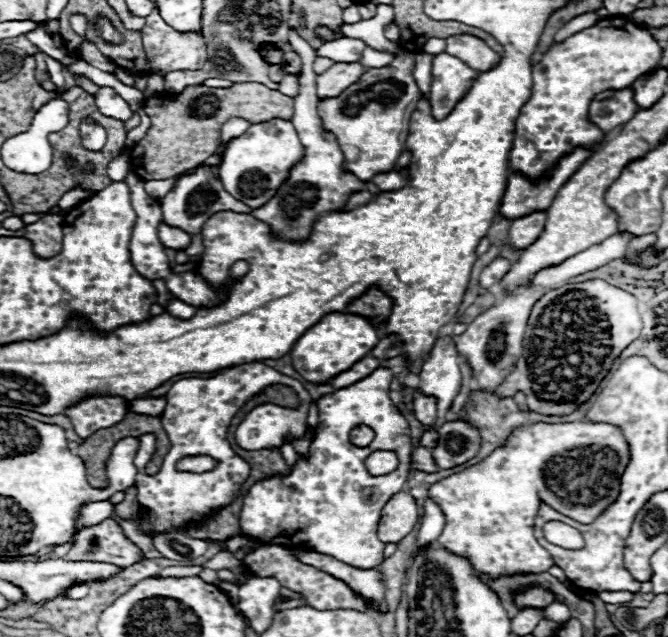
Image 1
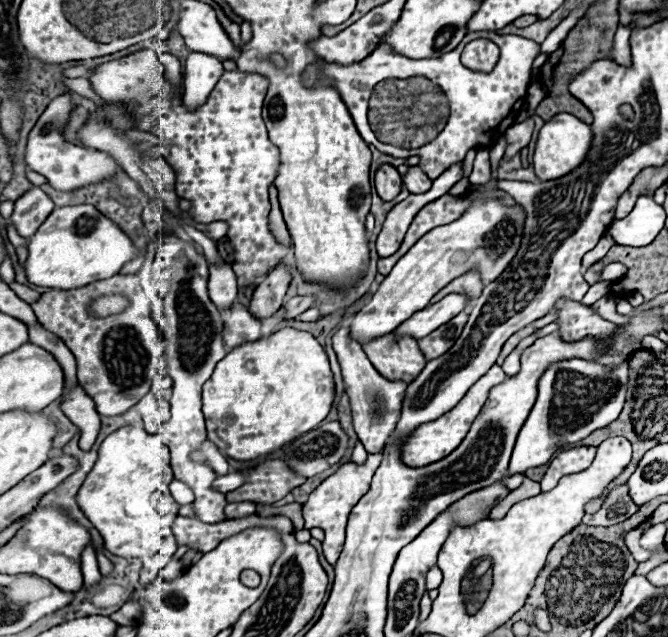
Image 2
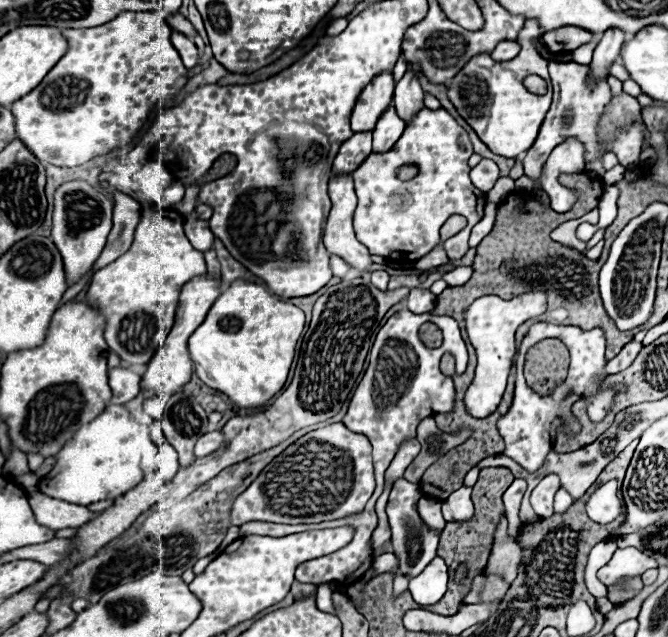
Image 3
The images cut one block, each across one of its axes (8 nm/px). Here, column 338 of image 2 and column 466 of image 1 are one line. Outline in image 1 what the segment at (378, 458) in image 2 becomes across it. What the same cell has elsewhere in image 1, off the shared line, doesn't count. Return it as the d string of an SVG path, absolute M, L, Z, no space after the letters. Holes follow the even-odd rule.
M536 422L528 426L518 426L508 436L506 444L498 446L488 458L430 486L428 496L442 508L446 518L438 542L454 554L470 554L474 568L490 574L492 578L546 572L550 566L554 566L554 562L550 556L544 556L544 548L538 546L534 538L538 498L542 496L546 504L580 524L592 524L592 520L596 520L596 516L600 516L600 512L604 512L606 506L612 504L614 496L618 496L620 476L628 464L628 456L628 444L622 432L612 424Z

